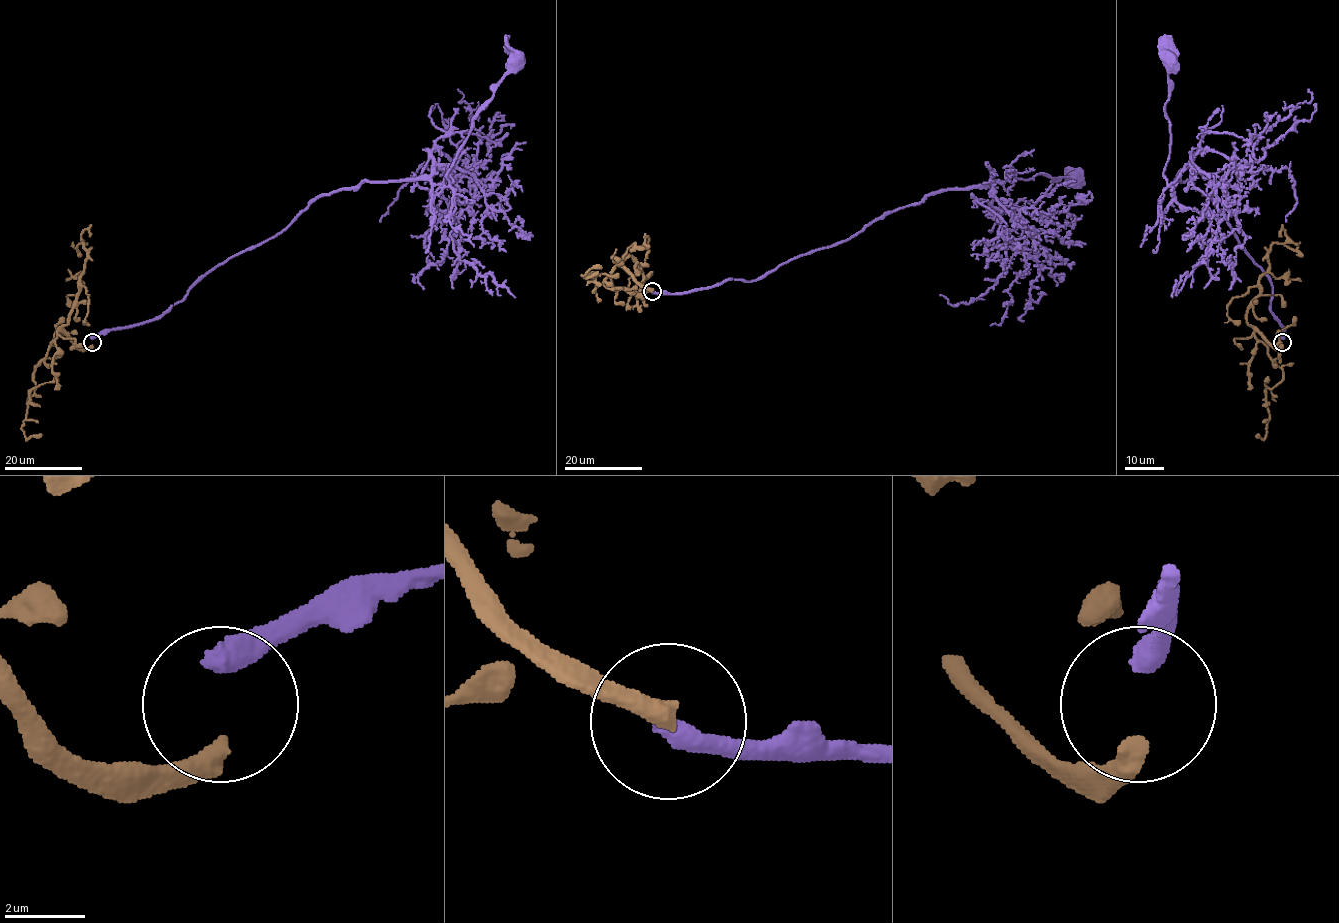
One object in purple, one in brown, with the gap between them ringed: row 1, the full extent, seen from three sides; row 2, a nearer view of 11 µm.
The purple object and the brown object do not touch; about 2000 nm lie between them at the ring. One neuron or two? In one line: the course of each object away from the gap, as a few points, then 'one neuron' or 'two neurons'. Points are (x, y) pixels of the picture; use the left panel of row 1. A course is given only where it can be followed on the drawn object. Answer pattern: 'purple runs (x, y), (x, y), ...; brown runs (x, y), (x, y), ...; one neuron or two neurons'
purple runs (92, 339), (158, 319), (217, 266), (281, 233), (324, 194), (364, 181), (446, 187), (477, 111), (516, 61); brown runs (92, 345), (78, 347), (57, 332), (34, 371), (36, 386), (21, 430), (27, 439), (42, 435); one neuron

